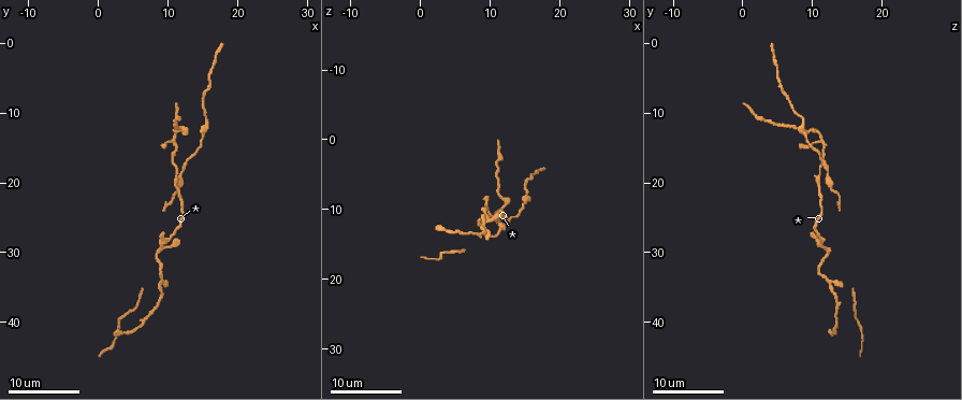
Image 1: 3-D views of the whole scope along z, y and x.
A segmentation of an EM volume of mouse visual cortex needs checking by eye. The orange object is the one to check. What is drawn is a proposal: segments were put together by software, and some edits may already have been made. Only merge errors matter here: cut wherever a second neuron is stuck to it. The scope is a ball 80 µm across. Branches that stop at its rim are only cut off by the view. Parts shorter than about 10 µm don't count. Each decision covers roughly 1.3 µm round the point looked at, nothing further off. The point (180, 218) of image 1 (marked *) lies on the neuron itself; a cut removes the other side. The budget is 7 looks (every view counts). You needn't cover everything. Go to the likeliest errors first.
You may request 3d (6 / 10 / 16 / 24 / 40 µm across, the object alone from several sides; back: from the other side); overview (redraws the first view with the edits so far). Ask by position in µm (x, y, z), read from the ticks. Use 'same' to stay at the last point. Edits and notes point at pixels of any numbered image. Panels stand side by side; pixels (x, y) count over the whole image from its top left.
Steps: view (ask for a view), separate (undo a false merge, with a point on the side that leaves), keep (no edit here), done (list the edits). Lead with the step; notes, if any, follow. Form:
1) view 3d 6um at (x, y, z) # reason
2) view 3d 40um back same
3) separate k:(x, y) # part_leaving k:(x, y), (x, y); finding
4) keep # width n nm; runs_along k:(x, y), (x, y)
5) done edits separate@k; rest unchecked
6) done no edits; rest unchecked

view 3d 16um at (11.0, 19.0, 10.5) # three-way junction

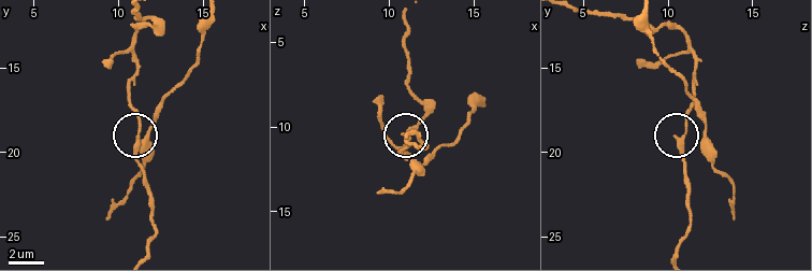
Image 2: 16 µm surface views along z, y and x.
view 3d 10um same

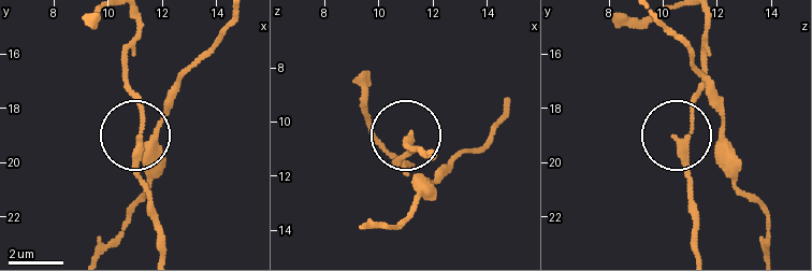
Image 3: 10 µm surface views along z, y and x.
keep # width 170 nm; runs_along 3:(160, 252), (135, 161), (142, 105), (128, 77), (128, 59); one neuron here

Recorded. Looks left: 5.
view 3d 24um at (8.5, 29.5, 12.0) # three-way junction

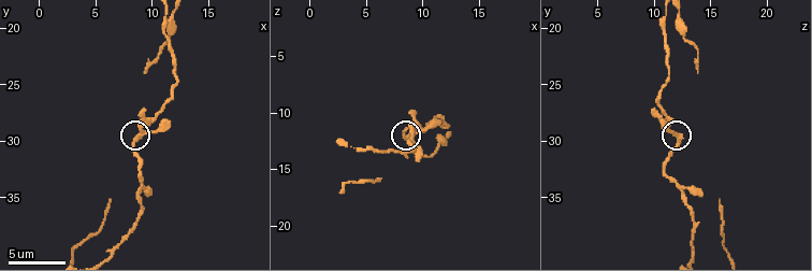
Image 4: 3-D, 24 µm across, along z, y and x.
view 3d 6um at (8.6, 29.6, 12.2) # zoom in

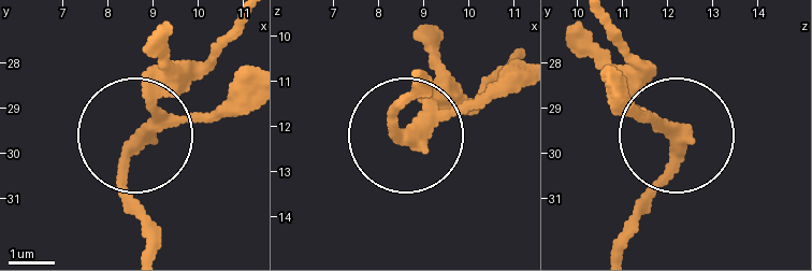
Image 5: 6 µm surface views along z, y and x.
keep # runs_along 5:(605, 24), (675, 151), (632, 228); continuous, no second neuron

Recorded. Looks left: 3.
view 3d 16um at (11.0, 13.5, 11.5) # thick turns thin

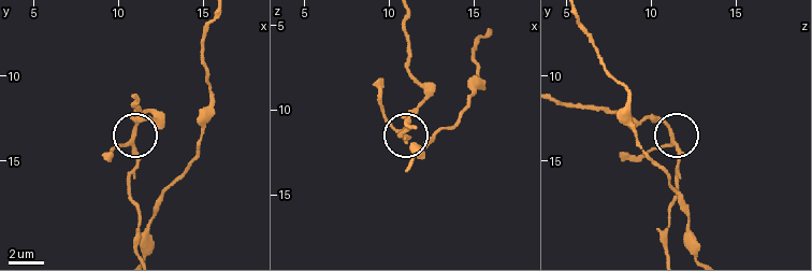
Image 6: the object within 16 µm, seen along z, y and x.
view 3d 10um at (10.8, 13.7, 11.2)

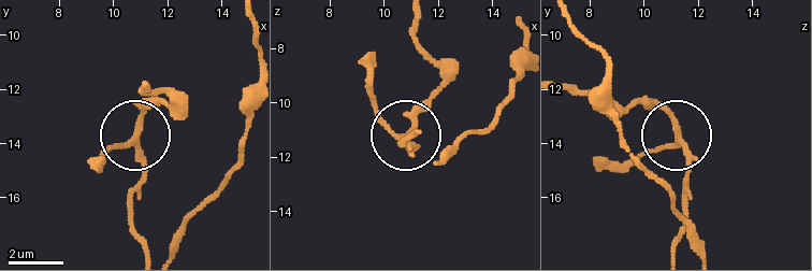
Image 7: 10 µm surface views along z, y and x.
keep # arms 3; runs_along 7:(147, 250), (133, 222), (141, 173), (133, 131), (159, 99); continuous, no second neuron

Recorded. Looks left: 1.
view 3d 6um at (12.2, 23.2, 11.4) # sudden change in width

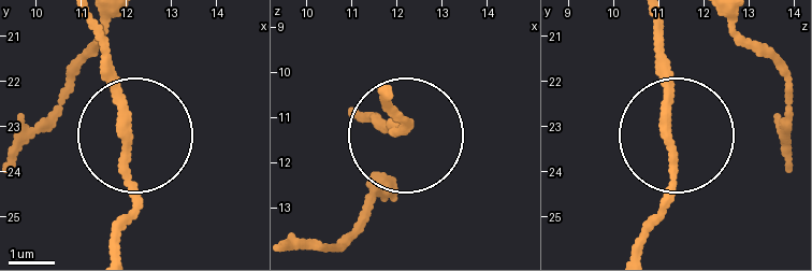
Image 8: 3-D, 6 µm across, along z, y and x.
keep # runs_along 8:(119, 216), (127, 151), (97, 24); one neuron here

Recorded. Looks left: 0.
done no edits; rest unchecked

